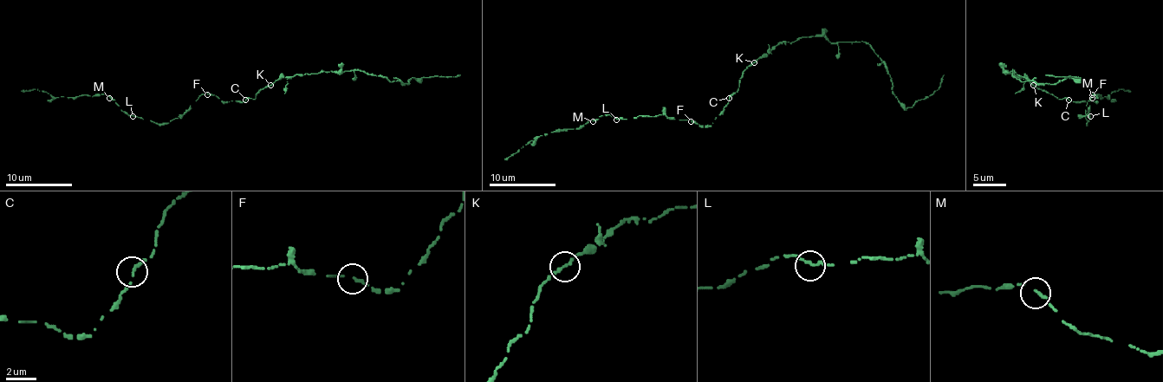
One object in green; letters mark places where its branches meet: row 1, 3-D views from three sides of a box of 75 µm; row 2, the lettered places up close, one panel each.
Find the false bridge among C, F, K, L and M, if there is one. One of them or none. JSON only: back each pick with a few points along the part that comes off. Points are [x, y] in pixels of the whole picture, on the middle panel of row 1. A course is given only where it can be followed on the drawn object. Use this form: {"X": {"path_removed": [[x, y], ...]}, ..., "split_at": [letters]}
{"split_at": []}

